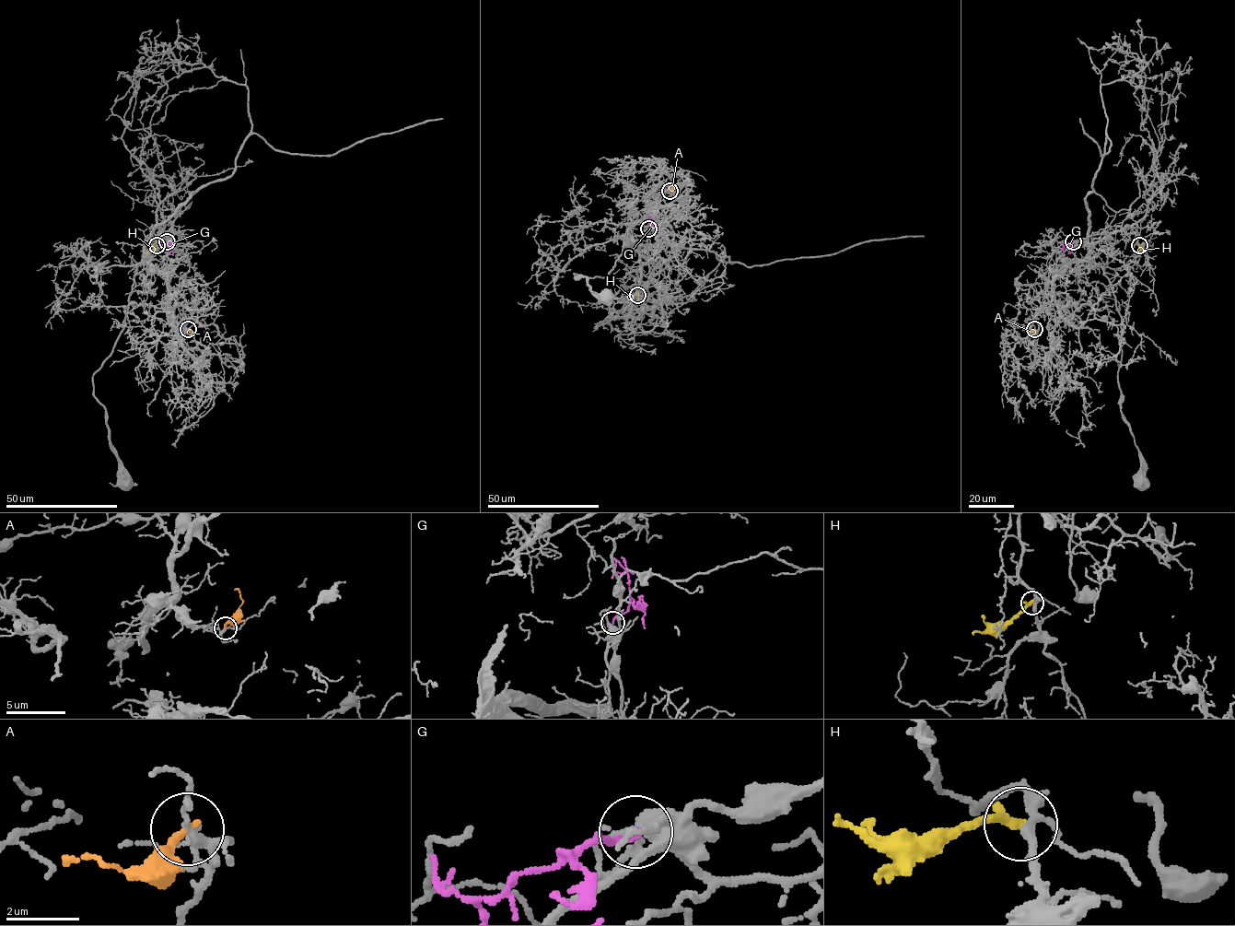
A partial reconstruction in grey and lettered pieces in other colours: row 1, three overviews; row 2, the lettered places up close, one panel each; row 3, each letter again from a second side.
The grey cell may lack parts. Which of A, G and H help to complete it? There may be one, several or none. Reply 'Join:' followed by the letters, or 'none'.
Join: G

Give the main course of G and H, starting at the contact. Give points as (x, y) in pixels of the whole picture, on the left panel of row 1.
G: (168, 241), (173, 247), (173, 253)
H: (157, 245), (145, 251)

